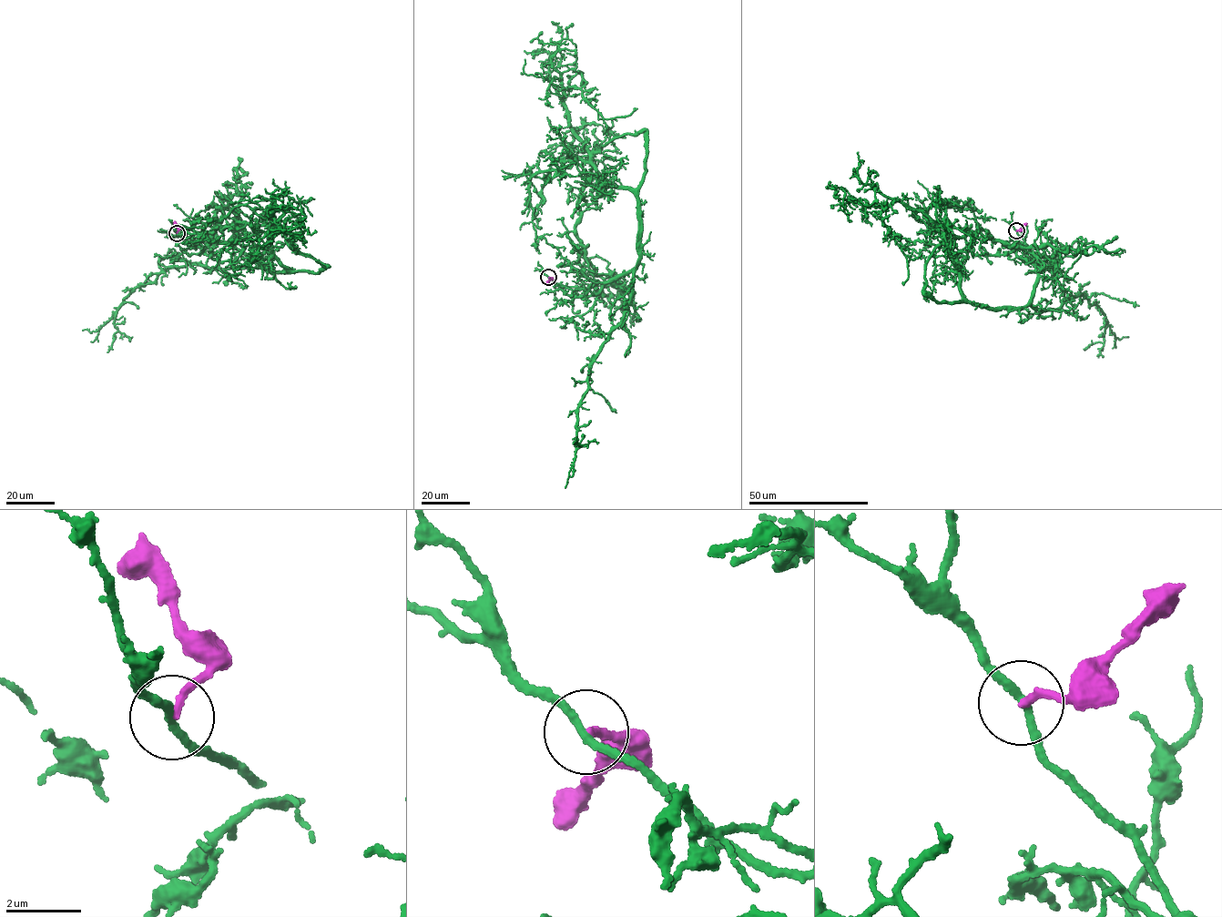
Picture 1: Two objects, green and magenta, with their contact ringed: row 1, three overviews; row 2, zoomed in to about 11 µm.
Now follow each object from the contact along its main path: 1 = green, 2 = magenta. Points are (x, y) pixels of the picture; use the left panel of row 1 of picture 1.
1: (177, 233), (214, 237), (215, 225), (274, 224), (272, 214), (292, 234), (299, 253), (330, 266)
2: (177, 233), (178, 229), (174, 220)

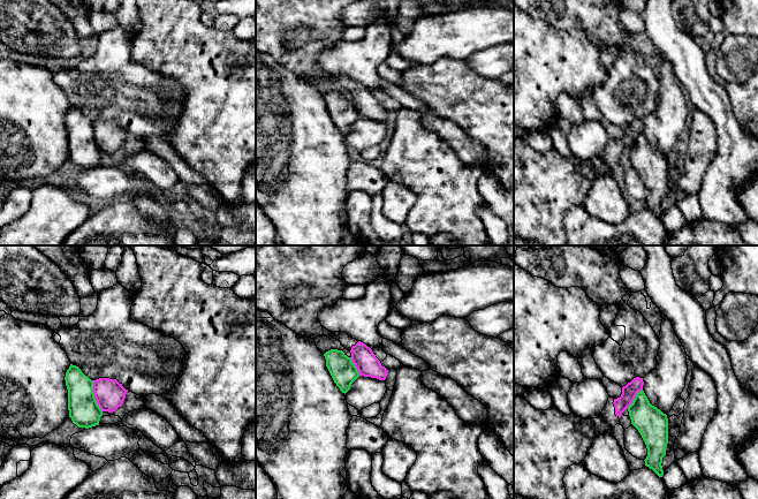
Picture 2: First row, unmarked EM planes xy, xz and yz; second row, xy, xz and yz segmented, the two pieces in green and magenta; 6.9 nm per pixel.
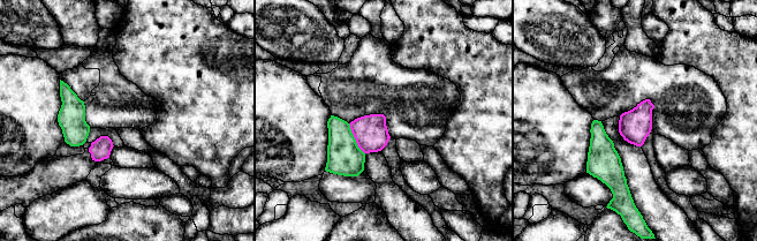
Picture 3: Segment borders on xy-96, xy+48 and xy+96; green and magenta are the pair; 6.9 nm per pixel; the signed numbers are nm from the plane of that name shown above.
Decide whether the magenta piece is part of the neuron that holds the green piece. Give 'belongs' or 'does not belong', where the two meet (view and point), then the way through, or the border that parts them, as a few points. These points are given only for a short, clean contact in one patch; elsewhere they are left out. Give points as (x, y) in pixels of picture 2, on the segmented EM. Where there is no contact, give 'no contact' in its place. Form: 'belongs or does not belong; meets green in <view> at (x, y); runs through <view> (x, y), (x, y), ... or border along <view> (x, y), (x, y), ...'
does not belong; meets green in xy at (93, 395); border along xy (92, 380), (95, 400), (103, 410)

